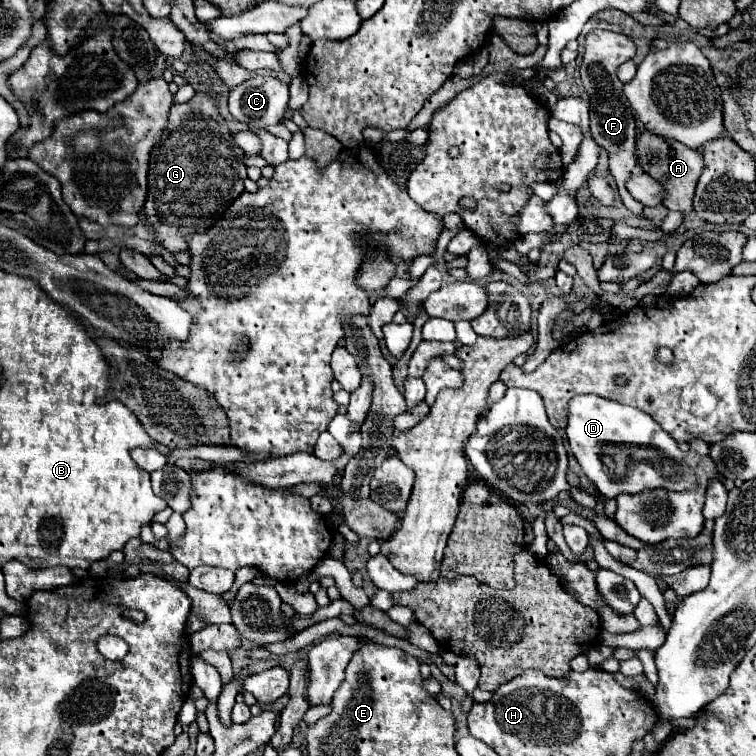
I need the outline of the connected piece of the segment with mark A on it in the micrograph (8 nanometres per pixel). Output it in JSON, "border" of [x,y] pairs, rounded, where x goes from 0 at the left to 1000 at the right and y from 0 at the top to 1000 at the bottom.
{"border":[[[853,169],[843,180],[840,206],[843,206],[843,220],[848,220],[853,230],[866,233],[866,238],[880,249],[877,272],[882,278],[898,278],[898,280],[911,283],[917,278],[917,272],[914,272],[917,254],[919,254],[922,238],[925,238],[925,233],[930,228],[930,204],[925,198],[919,198],[919,196],[901,193],[901,188],[896,188],[896,185],[872,183],[866,175],[858,175]]]}

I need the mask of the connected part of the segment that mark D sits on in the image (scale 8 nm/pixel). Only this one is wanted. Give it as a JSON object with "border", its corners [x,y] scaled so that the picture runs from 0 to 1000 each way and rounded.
{"border":[[[784,521],[758,524],[758,529],[753,529],[747,571],[755,598],[774,630],[803,659],[813,659],[821,651],[840,653],[872,643],[885,648],[911,648],[922,640],[917,622],[901,614],[903,598],[896,593],[896,585],[858,548],[837,537],[824,537]]]}

